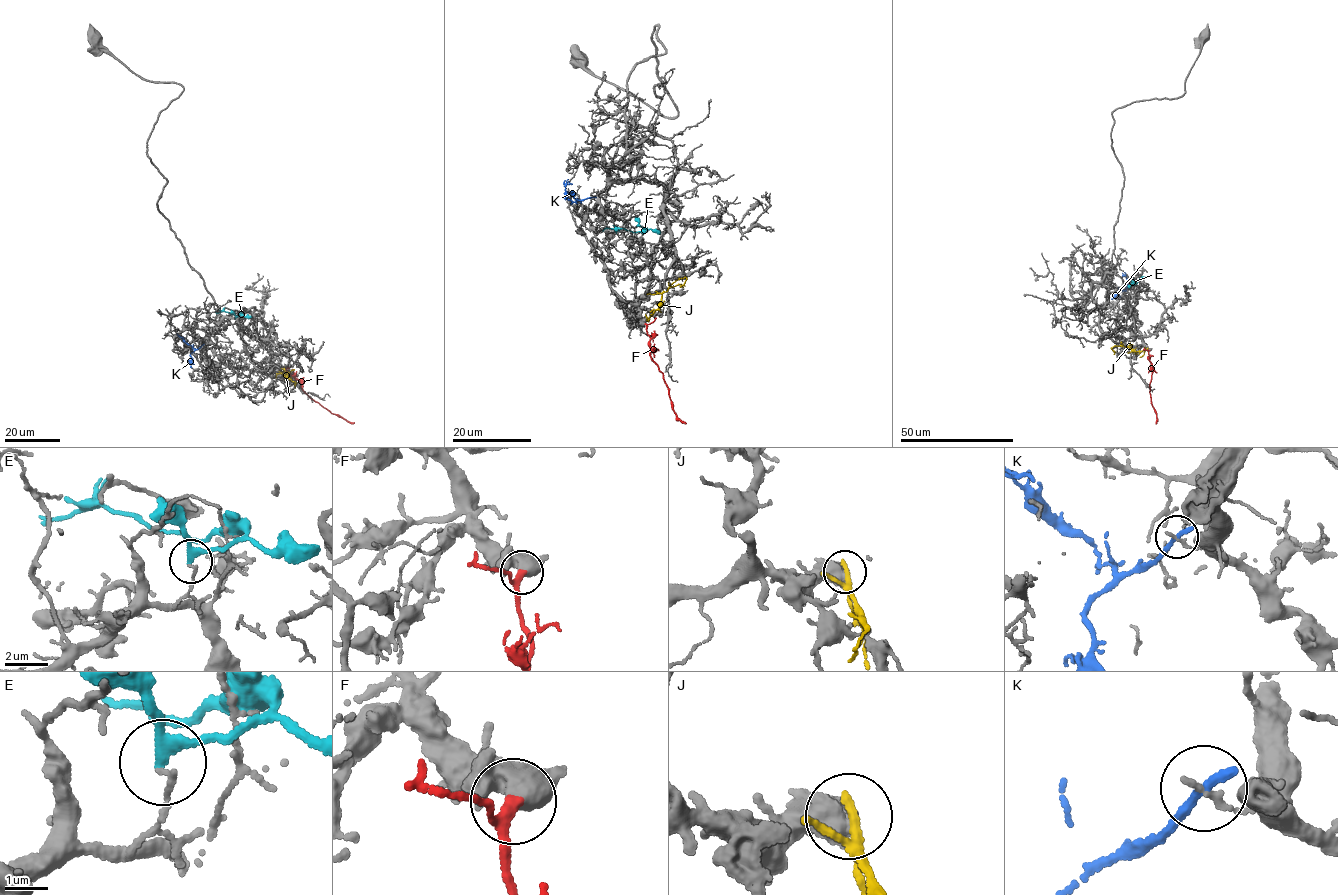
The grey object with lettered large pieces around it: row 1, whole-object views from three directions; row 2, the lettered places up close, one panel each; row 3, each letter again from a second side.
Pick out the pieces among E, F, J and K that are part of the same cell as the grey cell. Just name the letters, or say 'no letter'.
F

